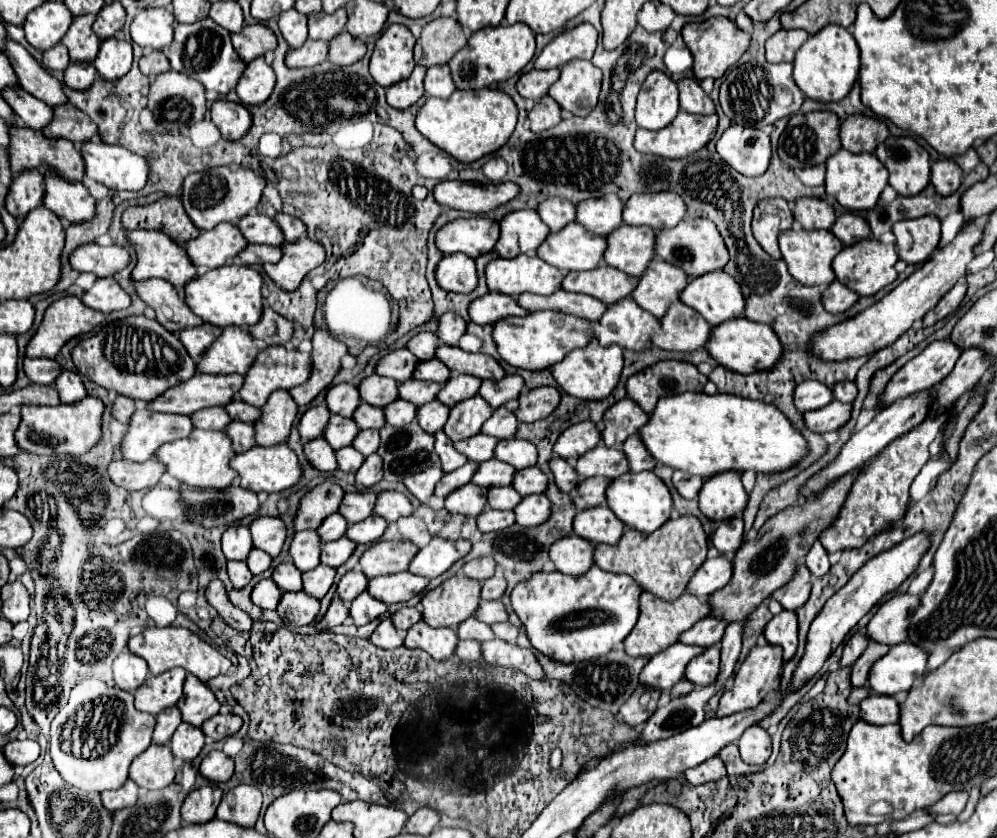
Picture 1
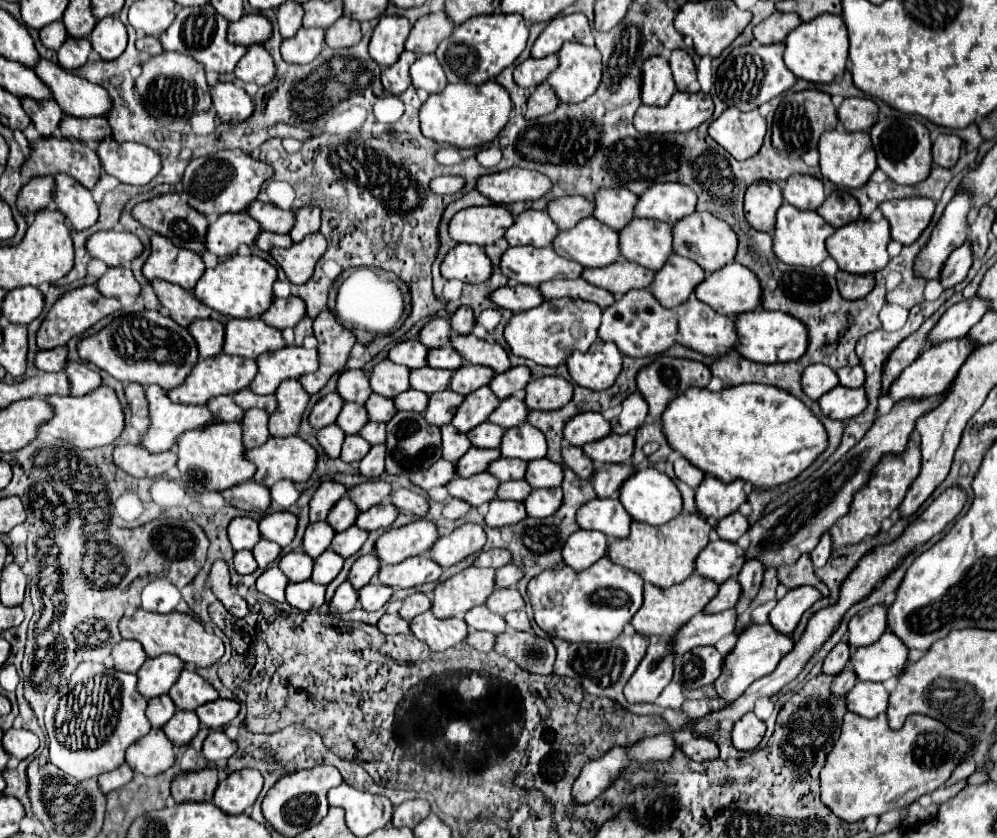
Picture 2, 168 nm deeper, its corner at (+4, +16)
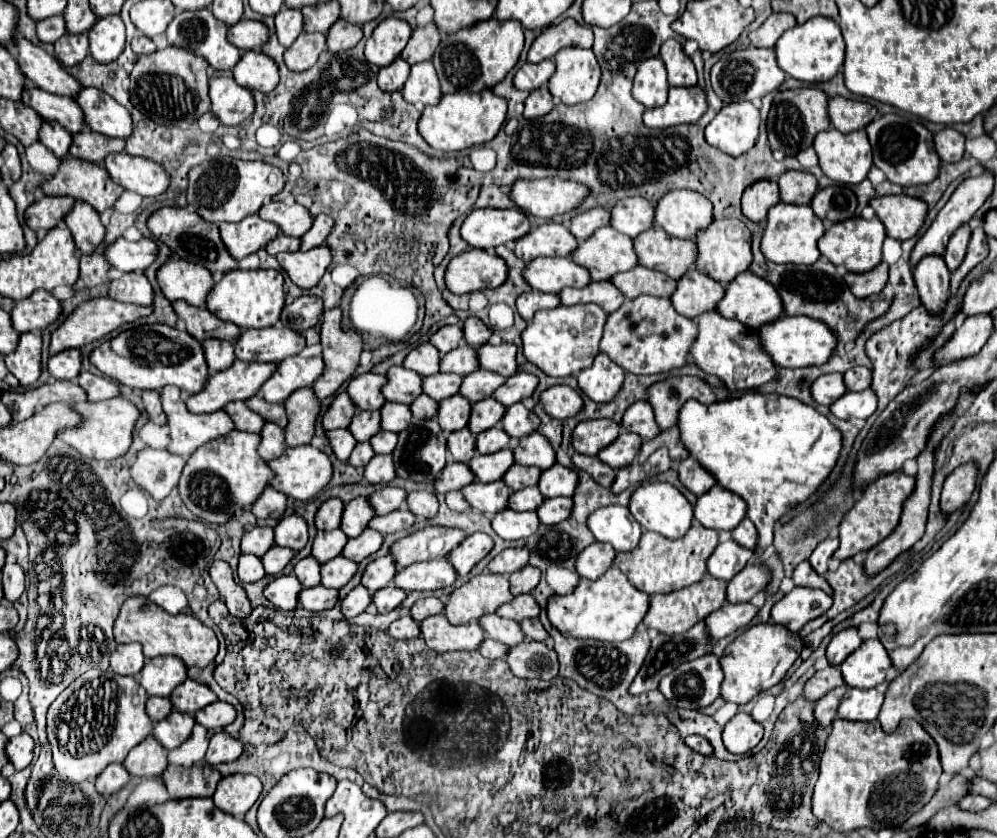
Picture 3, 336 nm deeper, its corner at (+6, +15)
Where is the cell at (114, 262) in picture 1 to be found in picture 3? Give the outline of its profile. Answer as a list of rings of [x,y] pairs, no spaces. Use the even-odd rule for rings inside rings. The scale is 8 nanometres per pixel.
[[[120,237],[114,245],[106,247],[106,259],[112,267],[130,273],[130,271],[144,271],[148,269],[158,257],[158,245],[152,239],[140,241],[126,241]]]

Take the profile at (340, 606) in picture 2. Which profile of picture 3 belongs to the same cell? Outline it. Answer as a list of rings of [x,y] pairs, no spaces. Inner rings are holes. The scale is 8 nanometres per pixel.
[[[358,585],[356,589],[352,589],[348,593],[346,599],[342,599],[342,613],[346,619],[356,617],[356,615],[364,613],[370,603],[372,603],[372,593],[364,585]]]

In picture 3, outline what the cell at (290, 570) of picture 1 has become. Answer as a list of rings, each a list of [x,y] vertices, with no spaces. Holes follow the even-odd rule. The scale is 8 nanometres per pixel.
[[[306,557],[296,563],[294,575],[300,579],[304,587],[316,587],[320,585],[320,563],[314,557]]]

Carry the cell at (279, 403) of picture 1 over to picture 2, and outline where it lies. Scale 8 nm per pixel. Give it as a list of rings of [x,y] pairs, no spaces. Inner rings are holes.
[[[284,380],[284,384],[280,384],[274,396],[278,400],[278,410],[272,412],[268,418],[270,434],[280,436],[280,438],[296,434],[300,418],[310,398],[308,392],[300,388],[298,380]]]

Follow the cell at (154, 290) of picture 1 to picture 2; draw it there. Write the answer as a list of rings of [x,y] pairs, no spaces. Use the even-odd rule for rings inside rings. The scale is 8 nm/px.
[[[150,280],[162,308],[170,314],[172,320],[176,320],[180,326],[188,326],[194,318],[218,318],[220,322],[226,322],[226,318],[212,308],[204,306],[200,300],[194,298],[192,292],[184,292],[178,284],[168,284],[166,280]]]

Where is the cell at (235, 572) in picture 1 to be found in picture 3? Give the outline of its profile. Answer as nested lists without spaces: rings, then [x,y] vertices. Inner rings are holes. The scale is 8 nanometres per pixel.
[[[242,555],[238,563],[238,577],[242,583],[254,583],[260,581],[266,575],[262,569],[262,561],[256,555]]]

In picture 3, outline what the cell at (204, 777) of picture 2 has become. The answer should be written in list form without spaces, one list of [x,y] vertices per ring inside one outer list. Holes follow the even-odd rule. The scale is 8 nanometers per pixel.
[[[168,765],[162,775],[170,799],[188,799],[188,797],[212,797],[222,775],[206,765],[206,767],[180,767]]]

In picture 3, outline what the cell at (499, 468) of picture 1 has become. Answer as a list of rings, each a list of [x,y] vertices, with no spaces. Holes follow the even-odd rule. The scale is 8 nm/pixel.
[[[512,465],[512,467],[508,469],[508,473],[502,477],[502,481],[504,481],[506,485],[510,485],[512,491],[520,491],[520,489],[524,489],[524,487],[538,485],[540,473],[542,473],[542,469],[538,469],[538,467]]]

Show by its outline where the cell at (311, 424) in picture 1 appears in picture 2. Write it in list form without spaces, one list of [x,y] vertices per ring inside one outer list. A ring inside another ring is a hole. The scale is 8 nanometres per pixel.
[[[326,394],[326,396],[322,396],[314,404],[314,408],[312,408],[310,416],[308,416],[310,426],[316,428],[316,430],[320,430],[324,426],[334,424],[336,422],[336,416],[338,416],[338,412],[342,408],[342,404],[344,404],[344,400],[338,394]]]

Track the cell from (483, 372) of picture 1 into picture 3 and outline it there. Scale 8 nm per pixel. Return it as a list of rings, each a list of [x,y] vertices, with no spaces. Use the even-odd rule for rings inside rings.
[[[486,343],[478,347],[480,367],[500,373],[504,377],[510,377],[516,373],[516,351],[518,347],[512,343],[502,343],[502,345]]]

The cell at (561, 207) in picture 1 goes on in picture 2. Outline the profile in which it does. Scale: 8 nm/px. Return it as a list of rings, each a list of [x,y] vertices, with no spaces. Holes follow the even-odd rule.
[[[562,196],[554,198],[546,206],[548,216],[554,220],[554,224],[560,230],[572,228],[578,220],[586,218],[592,214],[592,200],[584,196]]]

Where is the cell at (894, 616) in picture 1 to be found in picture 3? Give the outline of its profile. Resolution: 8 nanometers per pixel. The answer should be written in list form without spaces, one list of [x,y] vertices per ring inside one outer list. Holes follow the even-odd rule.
[[[844,629],[832,637],[830,645],[826,647],[826,659],[830,665],[840,665],[850,653],[854,653],[862,645],[856,629]]]

